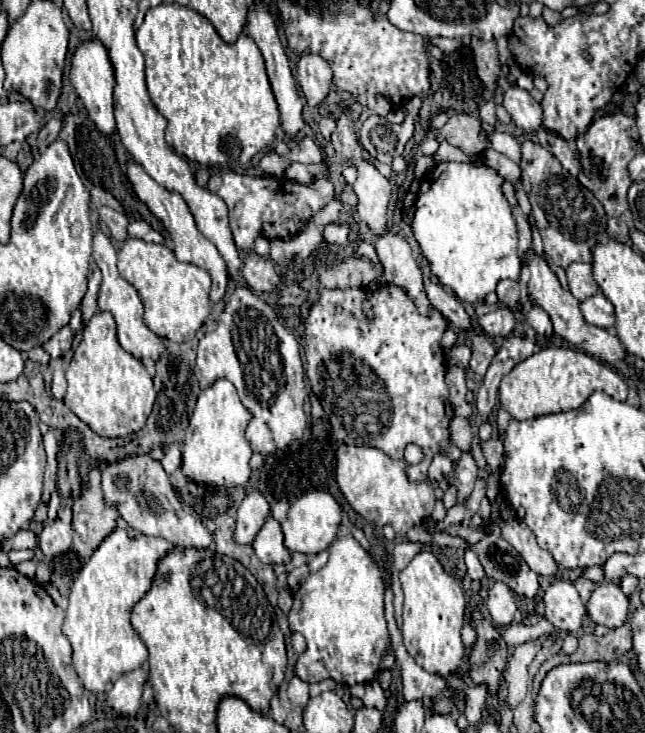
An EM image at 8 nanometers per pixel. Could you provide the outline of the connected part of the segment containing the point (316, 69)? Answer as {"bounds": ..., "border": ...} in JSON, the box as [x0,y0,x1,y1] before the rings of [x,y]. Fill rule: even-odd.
{"bounds":[295,52,331,108],"border":[[[303,52],[295,62],[295,78],[305,94],[305,100],[311,108],[325,102],[325,96],[331,88],[331,66],[319,54]]]}

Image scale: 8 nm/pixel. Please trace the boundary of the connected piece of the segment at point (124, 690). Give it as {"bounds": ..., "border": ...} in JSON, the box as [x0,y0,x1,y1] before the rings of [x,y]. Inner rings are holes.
{"bounds":[107,668,147,716],"border":[[[143,668],[123,674],[107,694],[107,704],[123,716],[137,716],[141,712],[143,686],[147,682],[147,672]]]}

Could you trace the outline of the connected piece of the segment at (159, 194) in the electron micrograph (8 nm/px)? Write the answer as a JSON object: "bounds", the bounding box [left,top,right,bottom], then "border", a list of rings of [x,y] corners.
{"bounds":[127,158,229,302],"border":[[[133,158],[127,160],[127,176],[129,176],[129,182],[133,184],[133,190],[135,194],[139,196],[139,200],[143,204],[147,204],[147,208],[165,224],[167,232],[171,234],[173,238],[173,244],[175,244],[175,256],[181,260],[181,262],[189,262],[189,264],[195,264],[195,266],[201,266],[205,268],[209,274],[211,274],[211,280],[213,280],[213,288],[211,288],[211,302],[219,302],[223,296],[225,296],[225,290],[227,290],[227,284],[229,284],[229,274],[227,274],[227,266],[225,266],[225,260],[221,258],[219,250],[215,248],[215,244],[211,240],[207,240],[197,224],[195,224],[195,218],[187,206],[187,202],[181,198],[181,194],[175,194],[171,190],[167,190],[165,186],[157,184],[145,170],[139,162],[135,162]]]}

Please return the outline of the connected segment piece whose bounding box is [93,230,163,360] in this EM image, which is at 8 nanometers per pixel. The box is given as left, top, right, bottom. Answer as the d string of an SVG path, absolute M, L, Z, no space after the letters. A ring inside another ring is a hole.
M95 230L95 234L93 234L93 258L95 258L95 262L97 262L97 266L101 268L101 274L103 274L103 282L101 282L101 288L99 288L99 310L111 312L115 316L119 344L139 360L141 358L157 360L163 352L161 338L155 336L143 324L143 302L141 302L137 290L119 274L119 270L117 270L117 252L115 252L113 244L109 242L109 238L101 230Z

